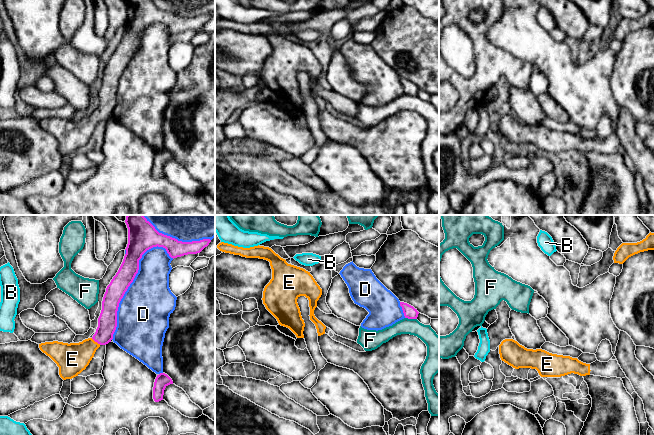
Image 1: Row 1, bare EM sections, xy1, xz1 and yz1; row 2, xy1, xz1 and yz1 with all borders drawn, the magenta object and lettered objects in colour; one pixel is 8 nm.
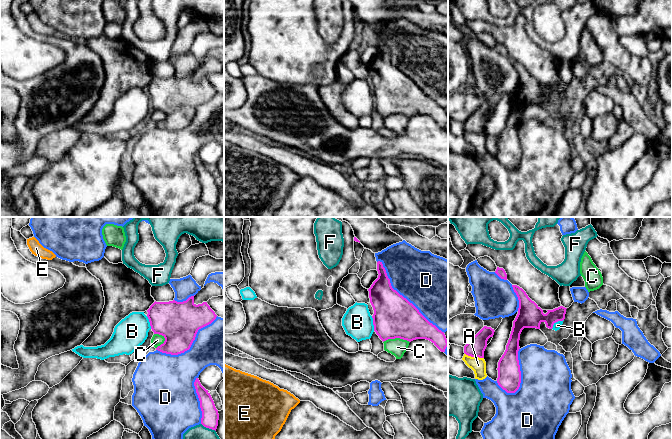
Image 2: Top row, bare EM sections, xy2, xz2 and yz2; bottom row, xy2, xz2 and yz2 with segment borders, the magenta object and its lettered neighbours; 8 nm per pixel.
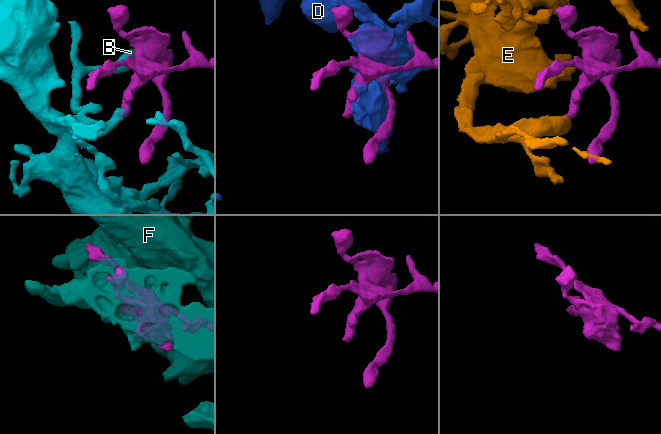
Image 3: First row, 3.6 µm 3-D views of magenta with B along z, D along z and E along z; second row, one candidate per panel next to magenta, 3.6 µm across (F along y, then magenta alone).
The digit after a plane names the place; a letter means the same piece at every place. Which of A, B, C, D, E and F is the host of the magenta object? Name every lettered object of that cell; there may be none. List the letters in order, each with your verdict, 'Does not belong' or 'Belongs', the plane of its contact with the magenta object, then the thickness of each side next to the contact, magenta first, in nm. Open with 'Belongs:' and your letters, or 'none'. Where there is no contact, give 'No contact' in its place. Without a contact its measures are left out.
Belongs: E
A: Does not belong. Touches magenta in yz2. Thickness 150 nm (magenta) against 120 nm
B: Does not belong. Touches magenta in yz2. Thickness 190 nm (magenta) against 60 nm
C: Does not belong. Touches magenta in xz2. Thickness 340 nm (magenta) against 140 nm
D: Does not belong. Touches magenta in xy1. Thickness 150 nm (magenta) against 420 nm
E: Belongs. Touches magenta in xy1. Thickness 160 nm (magenta) against 240 nm
F: Does not belong. Touches magenta in xz1. Thickness 100 nm (magenta) against 130 nm

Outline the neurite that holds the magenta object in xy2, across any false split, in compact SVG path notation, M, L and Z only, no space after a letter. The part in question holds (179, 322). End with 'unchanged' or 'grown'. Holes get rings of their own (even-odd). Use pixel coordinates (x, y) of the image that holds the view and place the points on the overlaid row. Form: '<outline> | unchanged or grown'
M194 296L183 302L155 301L147 312L154 334L165 338L156 350L171 355L189 350L198 330L211 324L217 317L207 302L196 305Z | unchanged

